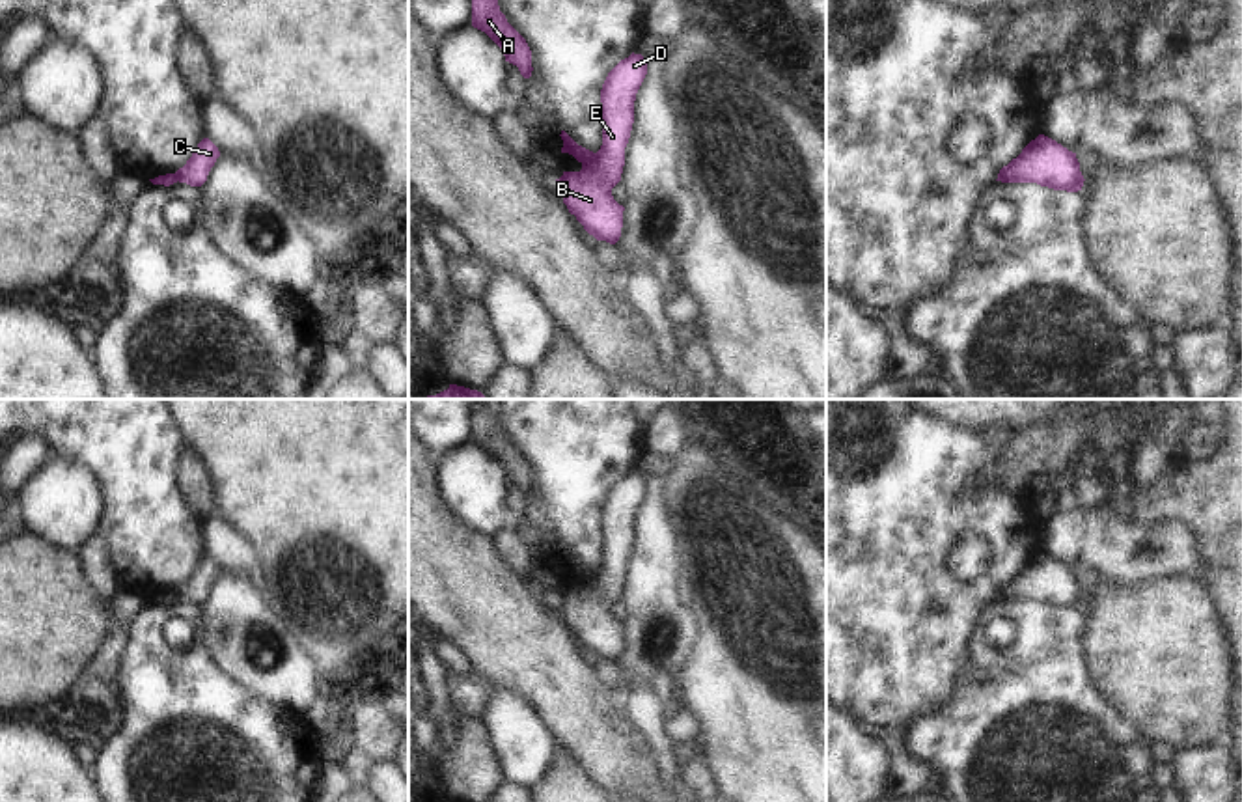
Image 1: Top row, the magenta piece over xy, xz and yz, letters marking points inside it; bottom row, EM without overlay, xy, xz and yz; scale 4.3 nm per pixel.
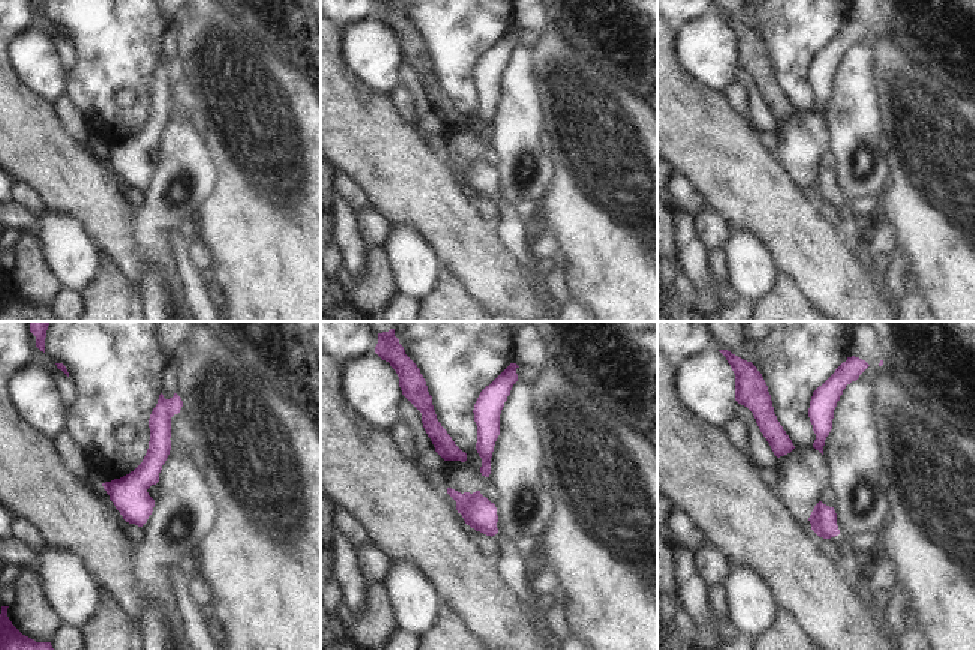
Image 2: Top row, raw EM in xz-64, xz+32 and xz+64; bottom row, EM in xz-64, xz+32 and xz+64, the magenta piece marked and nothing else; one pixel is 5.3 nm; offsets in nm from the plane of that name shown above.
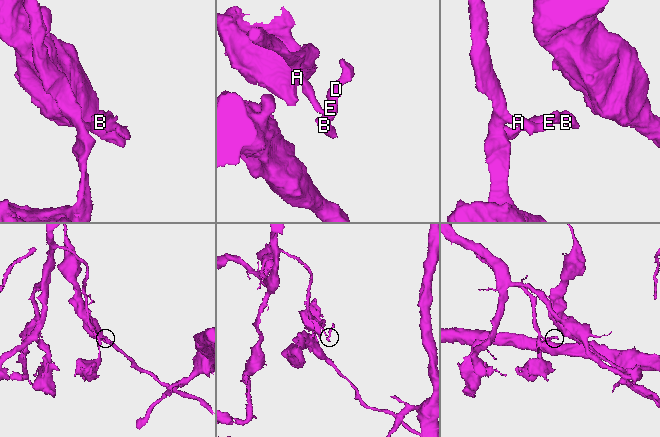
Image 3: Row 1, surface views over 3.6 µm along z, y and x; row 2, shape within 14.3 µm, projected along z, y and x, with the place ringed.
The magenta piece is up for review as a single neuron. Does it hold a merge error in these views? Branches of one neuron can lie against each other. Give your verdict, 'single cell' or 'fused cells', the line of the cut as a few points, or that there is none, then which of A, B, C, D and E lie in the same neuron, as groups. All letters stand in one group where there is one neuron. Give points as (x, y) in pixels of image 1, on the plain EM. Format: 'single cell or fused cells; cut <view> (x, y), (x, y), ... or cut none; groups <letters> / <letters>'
fused cells; cut xz (595, 571), (582, 580); groups A / B C D E

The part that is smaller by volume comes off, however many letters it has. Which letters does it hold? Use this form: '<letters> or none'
B, C, D, E.

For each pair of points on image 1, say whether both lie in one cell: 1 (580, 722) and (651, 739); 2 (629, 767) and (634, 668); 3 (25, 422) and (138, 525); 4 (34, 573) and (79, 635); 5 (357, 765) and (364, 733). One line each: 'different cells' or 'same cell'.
1: different cells
2: different cells
3: same cell
4: same cell
5: different cells

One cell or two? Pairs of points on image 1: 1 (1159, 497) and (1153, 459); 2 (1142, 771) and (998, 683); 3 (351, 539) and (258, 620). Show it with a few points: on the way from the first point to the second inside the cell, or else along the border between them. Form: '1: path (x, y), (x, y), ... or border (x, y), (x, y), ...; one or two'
1: border (1160, 476), (1145, 487); two
2: path (1106, 758), (1091, 758), (1058, 743), (1034, 719); one
3: border (260, 588), (267, 605), (299, 642); two

